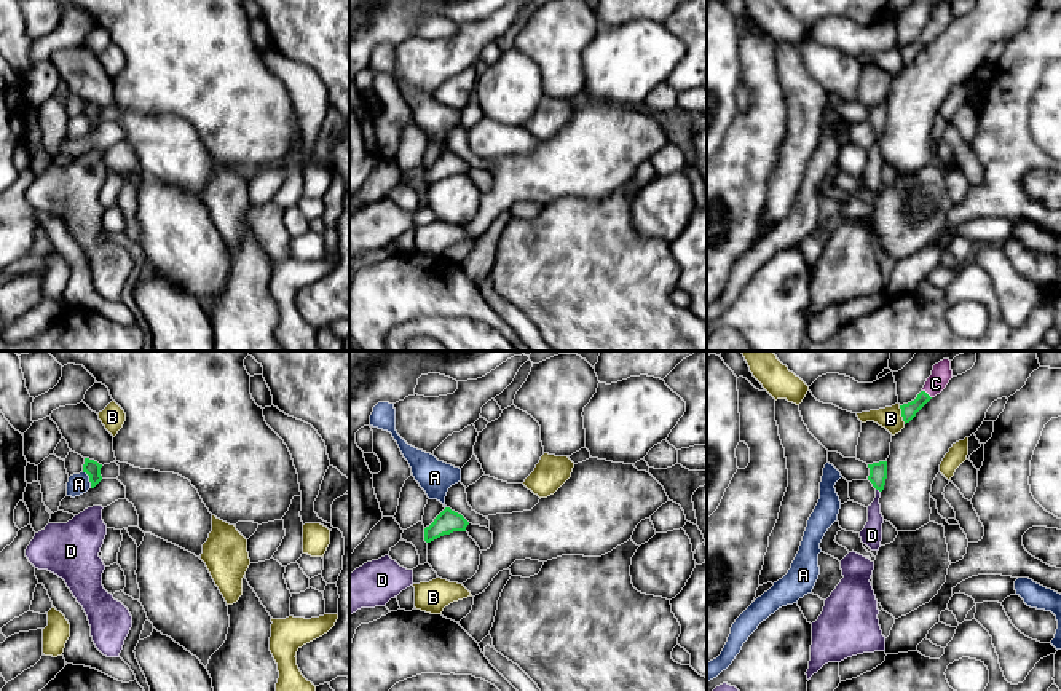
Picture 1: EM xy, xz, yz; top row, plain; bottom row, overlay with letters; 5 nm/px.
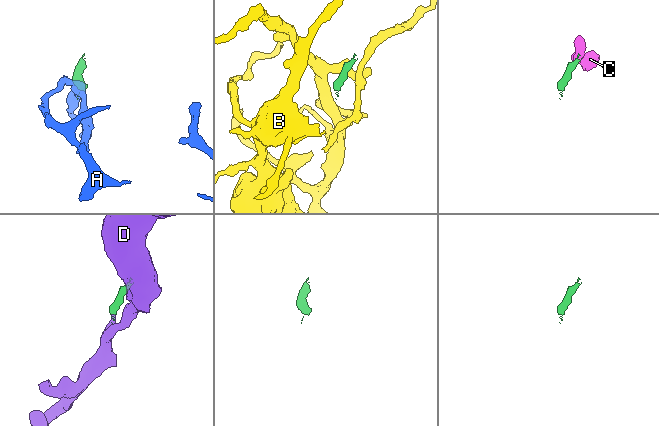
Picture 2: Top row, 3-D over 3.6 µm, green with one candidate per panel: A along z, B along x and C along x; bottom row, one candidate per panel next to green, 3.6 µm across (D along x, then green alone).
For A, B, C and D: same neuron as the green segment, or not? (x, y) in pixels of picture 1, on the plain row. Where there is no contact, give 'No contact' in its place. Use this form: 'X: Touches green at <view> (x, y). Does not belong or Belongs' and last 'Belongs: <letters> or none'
A: Touches green at xy (90, 122). Does not belong
B: Touches green at yz (902, 58). Does not belong
C: Touches green at yz (927, 37). Belongs
D: Touches green at yz (878, 131). Belongs
Belongs: C, D

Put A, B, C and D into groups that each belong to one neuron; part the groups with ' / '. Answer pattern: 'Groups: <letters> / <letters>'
Groups: A / B / C D

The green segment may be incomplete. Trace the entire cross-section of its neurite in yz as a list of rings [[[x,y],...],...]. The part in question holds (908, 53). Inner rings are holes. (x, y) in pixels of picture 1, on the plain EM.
[[[943,2],[933,8],[932,18],[927,21],[917,40],[908,46],[900,48],[905,67],[909,65],[916,56],[937,37],[940,37],[953,21],[951,3]]]

